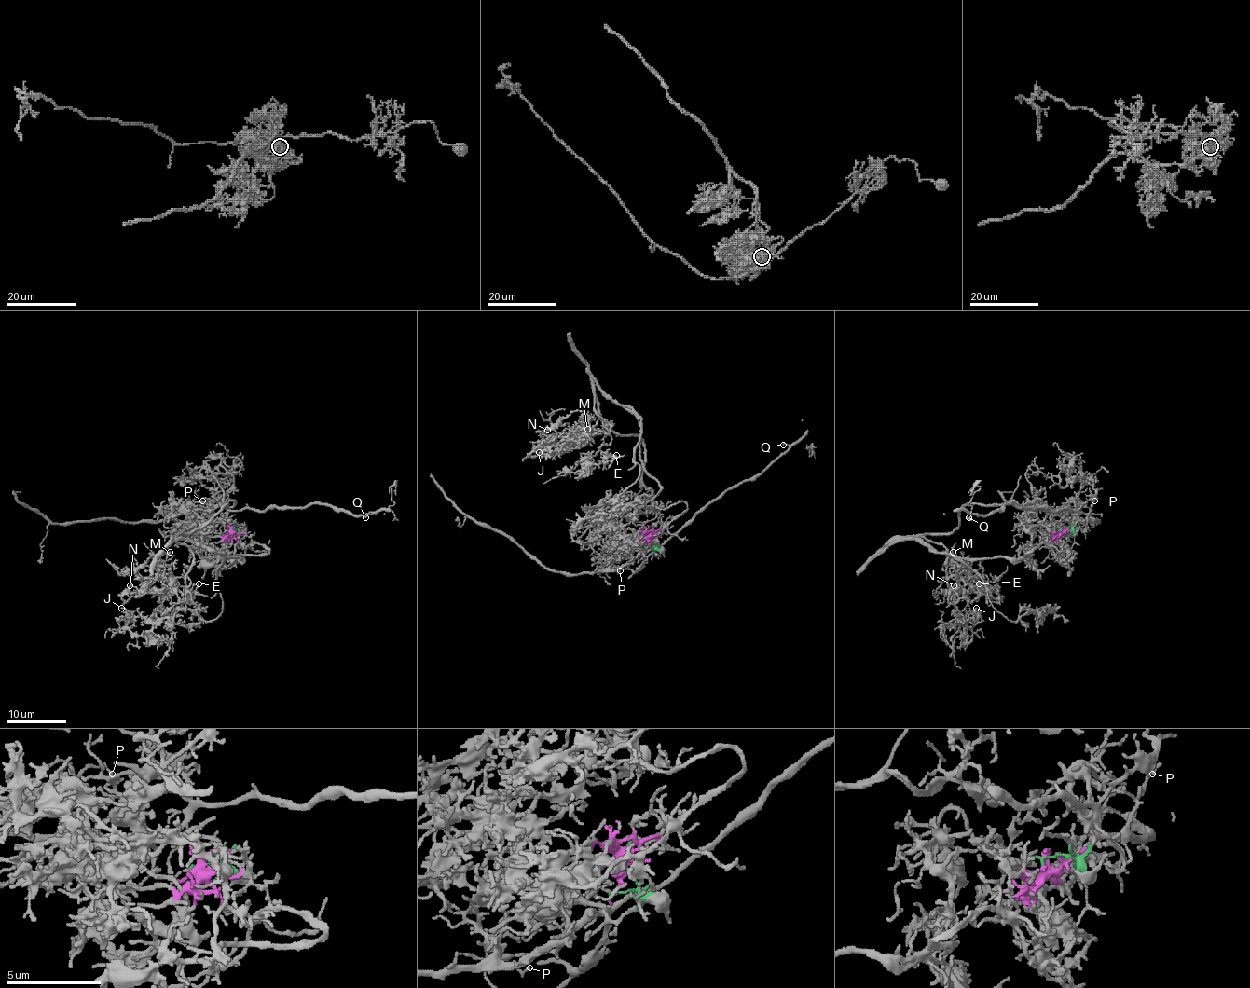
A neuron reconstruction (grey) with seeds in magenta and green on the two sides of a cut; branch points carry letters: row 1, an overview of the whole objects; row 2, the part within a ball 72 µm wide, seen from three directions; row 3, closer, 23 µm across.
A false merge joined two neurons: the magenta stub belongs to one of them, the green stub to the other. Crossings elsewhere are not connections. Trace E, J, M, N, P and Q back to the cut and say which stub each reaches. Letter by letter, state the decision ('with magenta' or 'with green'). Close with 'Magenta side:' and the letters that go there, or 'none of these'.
E: with magenta
J: with magenta
M: with magenta
N: with magenta
P: with green
Q: with green
Magenta side: E, J, M, N

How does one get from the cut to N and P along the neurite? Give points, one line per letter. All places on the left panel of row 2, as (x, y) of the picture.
N: (232, 527), (269, 550), (222, 557), (177, 537), (190, 550), (187, 571), (160, 589), (137, 592), (130, 584)
P: (232, 528), (237, 525), (232, 521), (214, 519), (210, 510), (192, 502), (195, 499), (202, 501)

